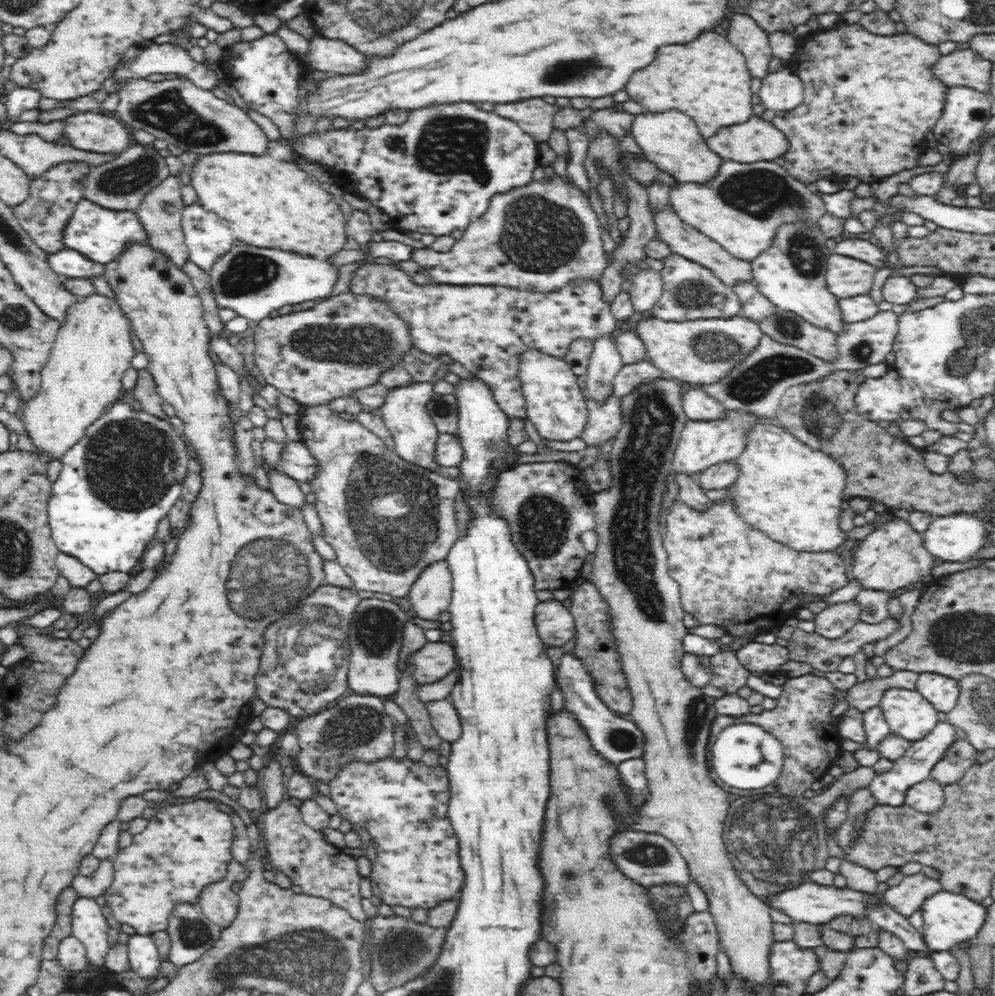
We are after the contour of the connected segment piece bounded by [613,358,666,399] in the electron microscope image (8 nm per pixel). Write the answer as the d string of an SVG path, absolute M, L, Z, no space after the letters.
M648 358L634 364L624 365L617 373L613 382L613 396L624 398L643 383L651 383L666 375L654 366Z

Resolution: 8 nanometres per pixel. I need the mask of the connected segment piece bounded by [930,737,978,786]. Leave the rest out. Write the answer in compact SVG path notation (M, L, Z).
M959 738L948 748L942 760L934 765L930 778L942 786L951 785L964 776L965 770L975 764L976 758L978 752L974 747L966 741L966 738Z

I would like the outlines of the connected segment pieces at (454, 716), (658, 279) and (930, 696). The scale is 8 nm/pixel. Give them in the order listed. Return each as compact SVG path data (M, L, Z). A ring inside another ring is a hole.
M447 698L427 703L431 725L436 728L442 741L454 744L462 735L461 720L457 710Z
M638 269L629 288L630 301L636 314L647 316L663 293L663 278L654 269Z
M921 673L916 689L941 715L950 712L960 696L959 680L937 673Z

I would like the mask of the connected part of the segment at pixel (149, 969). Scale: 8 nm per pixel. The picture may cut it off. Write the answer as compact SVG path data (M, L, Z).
M136 933L127 943L131 969L142 978L154 978L160 970L162 959L155 942L149 935Z

